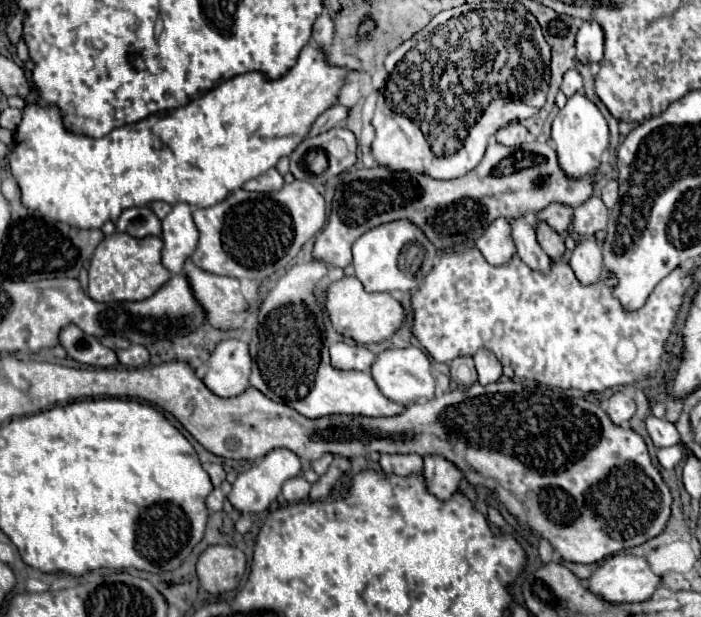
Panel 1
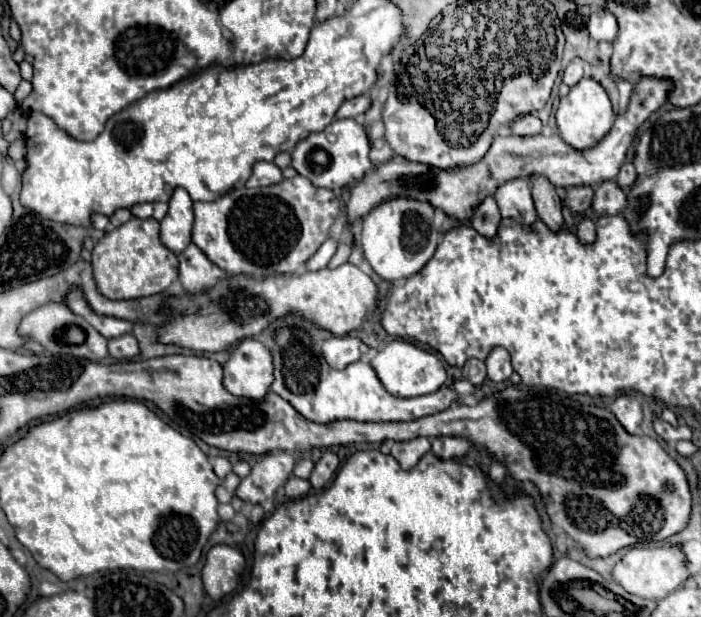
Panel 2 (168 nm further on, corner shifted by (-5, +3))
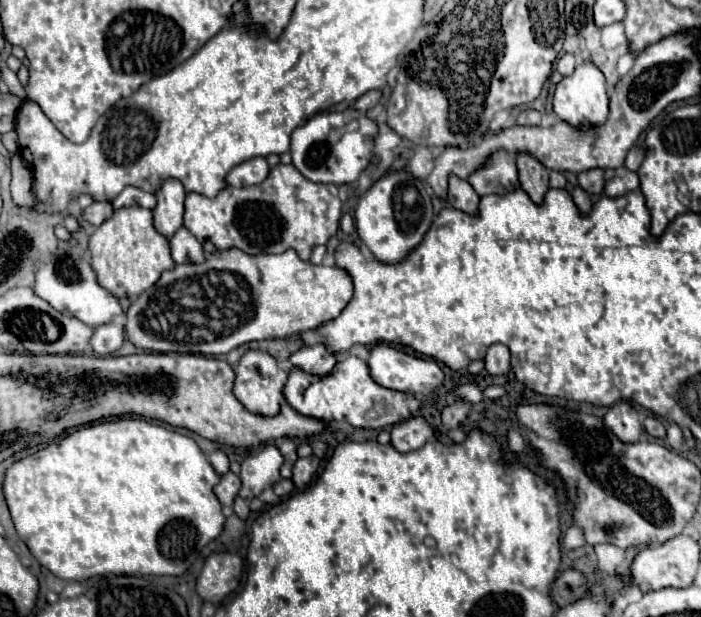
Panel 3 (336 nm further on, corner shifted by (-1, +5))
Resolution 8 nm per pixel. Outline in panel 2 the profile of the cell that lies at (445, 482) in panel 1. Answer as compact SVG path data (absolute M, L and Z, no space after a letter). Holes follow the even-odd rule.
M437 436L431 440L431 446L433 446L433 454L437 458L449 460L455 456L463 456L469 448L469 442L461 436Z

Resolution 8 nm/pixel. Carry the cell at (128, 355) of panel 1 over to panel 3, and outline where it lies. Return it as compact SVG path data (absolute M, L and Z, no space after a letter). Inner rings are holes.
M109 322L109 324L95 328L95 334L91 338L91 348L99 356L109 356L109 354L113 354L115 350L121 348L123 340L125 340L123 326Z

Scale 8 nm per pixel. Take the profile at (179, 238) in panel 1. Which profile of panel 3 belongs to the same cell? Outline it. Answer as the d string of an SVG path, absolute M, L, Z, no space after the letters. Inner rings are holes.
M167 180L157 192L157 206L153 210L155 230L165 238L171 238L183 226L183 202L185 188L179 180Z

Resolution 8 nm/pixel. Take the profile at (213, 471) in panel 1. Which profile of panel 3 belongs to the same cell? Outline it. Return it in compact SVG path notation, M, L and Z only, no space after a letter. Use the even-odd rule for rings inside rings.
M221 450L211 452L211 454L209 454L209 462L211 462L211 466L215 468L217 474L225 474L225 472L229 470L229 460L227 460L225 452L221 452Z

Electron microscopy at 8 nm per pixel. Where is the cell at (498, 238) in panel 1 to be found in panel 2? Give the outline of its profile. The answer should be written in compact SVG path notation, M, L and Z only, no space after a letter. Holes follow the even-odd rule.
M487 196L475 210L471 216L471 226L483 234L485 238L493 238L497 234L497 226L501 222L501 214L499 208L495 206L495 200L491 196Z

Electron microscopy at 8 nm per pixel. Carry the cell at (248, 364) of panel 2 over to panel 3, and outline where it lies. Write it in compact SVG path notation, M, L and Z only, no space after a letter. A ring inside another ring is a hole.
M247 350L235 368L233 392L241 400L241 404L245 404L251 412L263 414L263 416L273 416L279 412L279 404L283 402L281 390L283 390L285 380L287 380L287 372L279 368L279 362L271 354L267 354L263 350Z

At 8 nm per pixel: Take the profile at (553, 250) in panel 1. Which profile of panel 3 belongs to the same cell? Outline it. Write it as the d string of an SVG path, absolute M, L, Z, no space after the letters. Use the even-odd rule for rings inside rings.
M517 154L519 184L535 204L543 204L543 198L549 190L549 170L543 168L533 156Z

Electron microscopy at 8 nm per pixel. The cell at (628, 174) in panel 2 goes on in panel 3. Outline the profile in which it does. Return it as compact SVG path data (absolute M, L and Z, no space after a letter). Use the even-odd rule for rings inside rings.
M635 146L635 148L631 148L629 154L627 154L627 158L625 158L625 166L627 166L631 172L635 172L635 170L641 166L643 156L645 156L643 146Z

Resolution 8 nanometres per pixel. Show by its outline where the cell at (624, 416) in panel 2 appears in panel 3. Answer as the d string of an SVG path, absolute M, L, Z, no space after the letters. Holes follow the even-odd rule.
M625 400L613 404L607 410L603 420L619 436L619 440L623 440L623 442L637 442L639 434L643 430L643 424L639 420L637 410Z

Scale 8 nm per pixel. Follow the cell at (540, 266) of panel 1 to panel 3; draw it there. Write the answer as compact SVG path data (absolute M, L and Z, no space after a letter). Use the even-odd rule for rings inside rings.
M495 152L487 164L469 176L467 180L479 196L507 194L519 188L519 176L515 166L515 156L507 152Z

